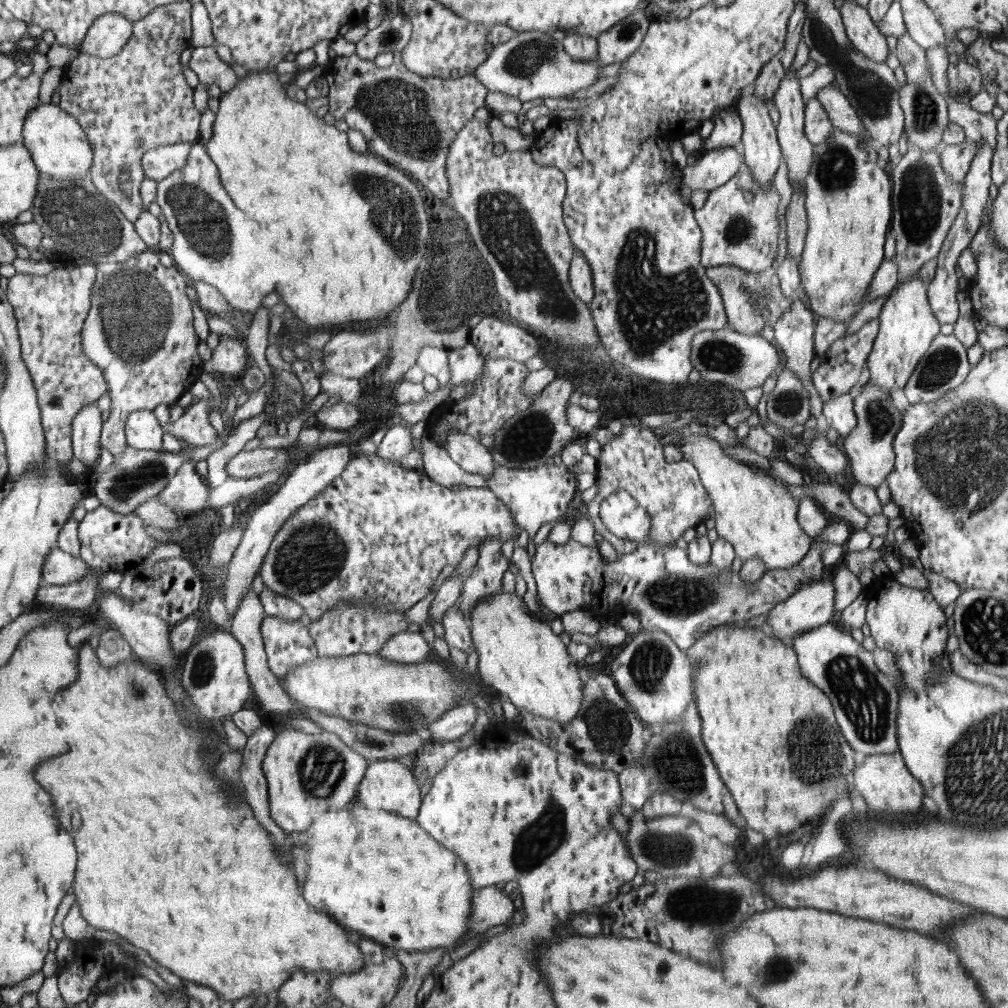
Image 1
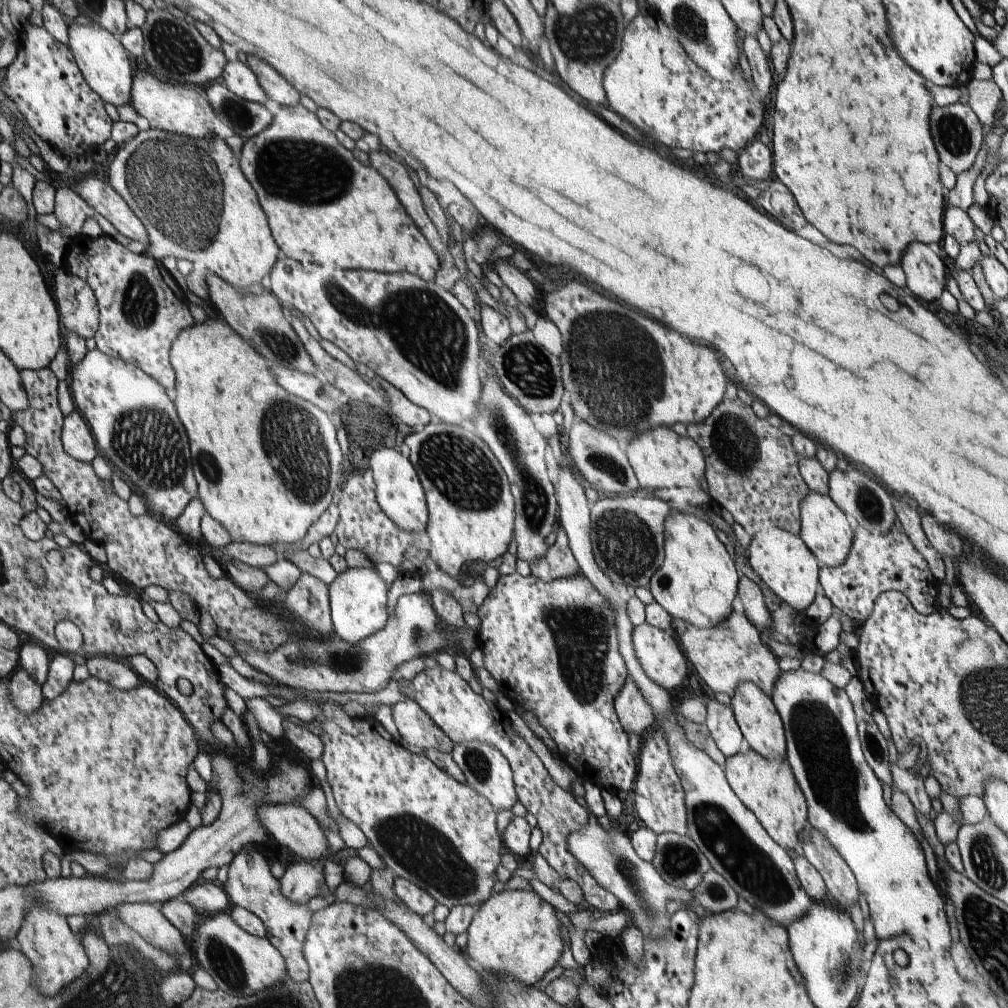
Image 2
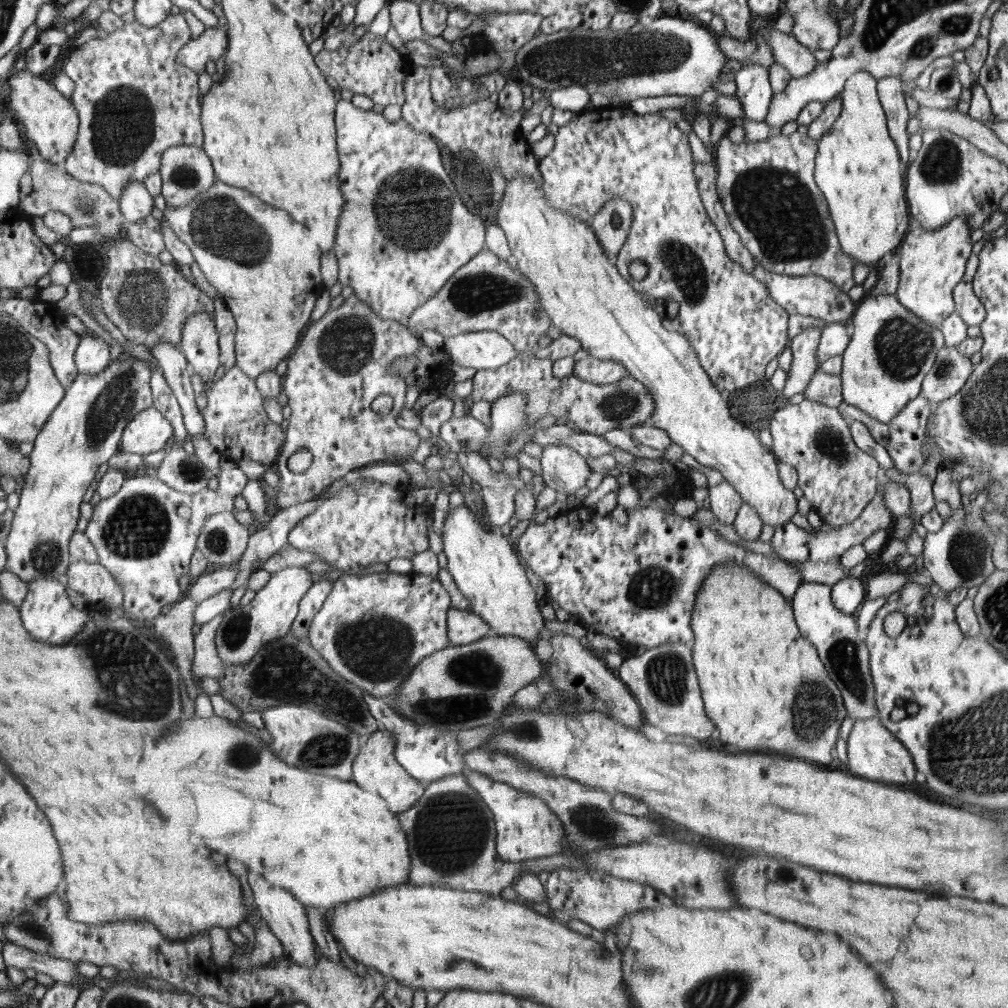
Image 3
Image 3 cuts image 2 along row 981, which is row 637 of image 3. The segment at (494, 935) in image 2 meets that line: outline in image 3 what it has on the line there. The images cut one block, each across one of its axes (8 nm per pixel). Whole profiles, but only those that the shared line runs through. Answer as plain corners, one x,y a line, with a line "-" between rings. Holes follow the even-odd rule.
465,504
451,508
441,536
447,568
460,592
470,601
468,610
490,624
490,635
516,636
528,640
535,649
544,626
544,618
536,604
536,592
518,564
508,540
486,530
486,527
494,526
487,524
481,515
470,512

